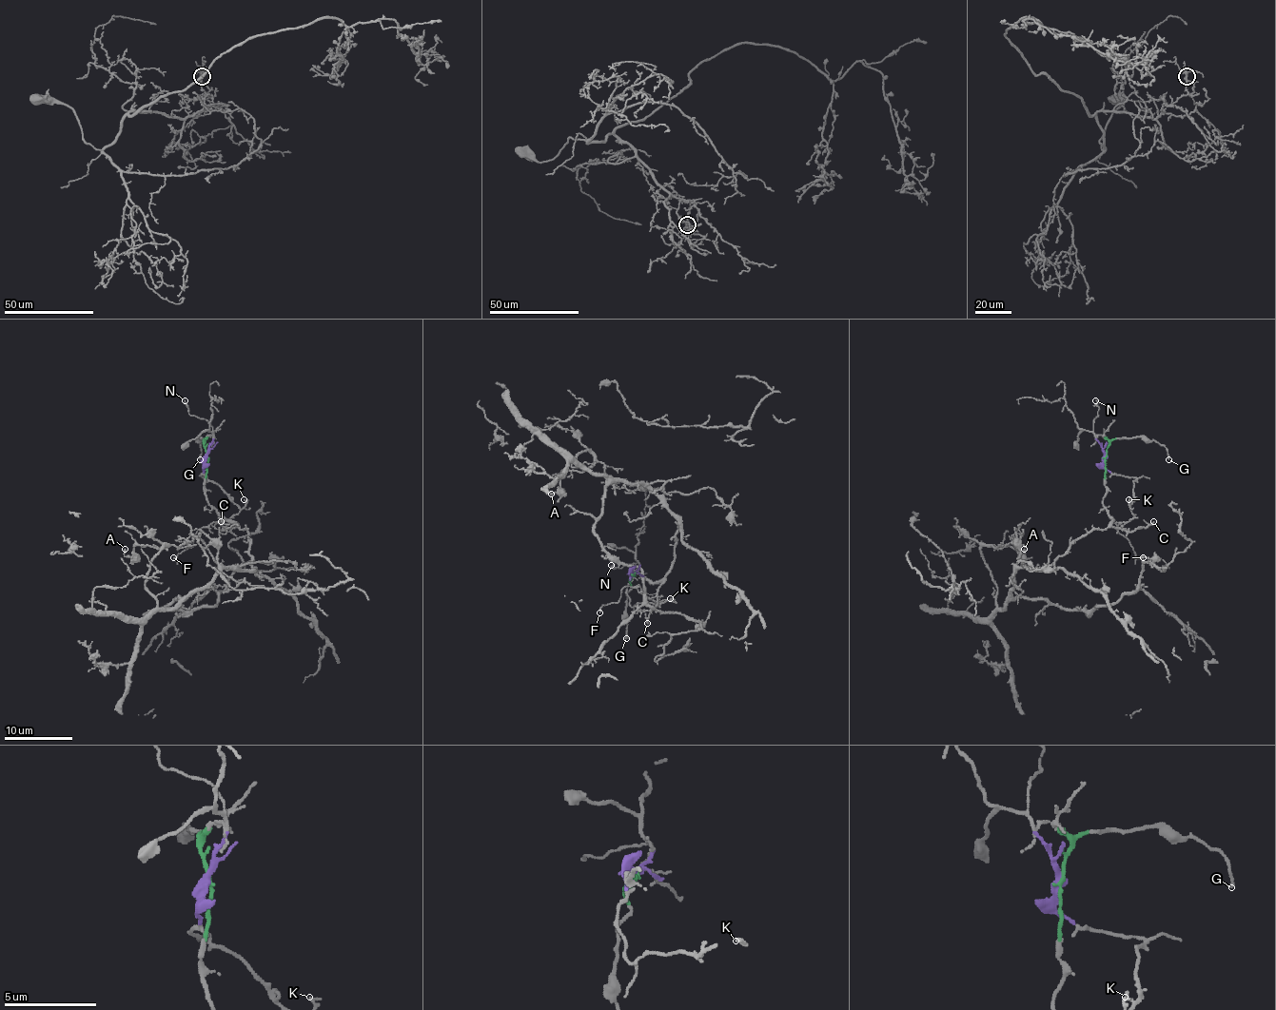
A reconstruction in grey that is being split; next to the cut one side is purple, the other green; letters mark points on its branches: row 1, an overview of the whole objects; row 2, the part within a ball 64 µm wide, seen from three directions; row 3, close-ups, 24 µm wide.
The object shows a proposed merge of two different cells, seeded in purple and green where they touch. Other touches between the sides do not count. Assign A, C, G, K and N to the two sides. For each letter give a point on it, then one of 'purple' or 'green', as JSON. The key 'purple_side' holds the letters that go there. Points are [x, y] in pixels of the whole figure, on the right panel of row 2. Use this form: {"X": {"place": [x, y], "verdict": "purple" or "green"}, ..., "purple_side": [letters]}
{"A": {"place": [1024, 549], "verdict": "green"}, "C": {"place": [1153, 521], "verdict": "green"}, "G": {"place": [1168, 459], "verdict": "green"}, "K": {"place": [1128, 499], "verdict": "purple"}, "N": {"place": [1095, 400], "verdict": "purple"}, "purple_side": ["K", "N"]}

